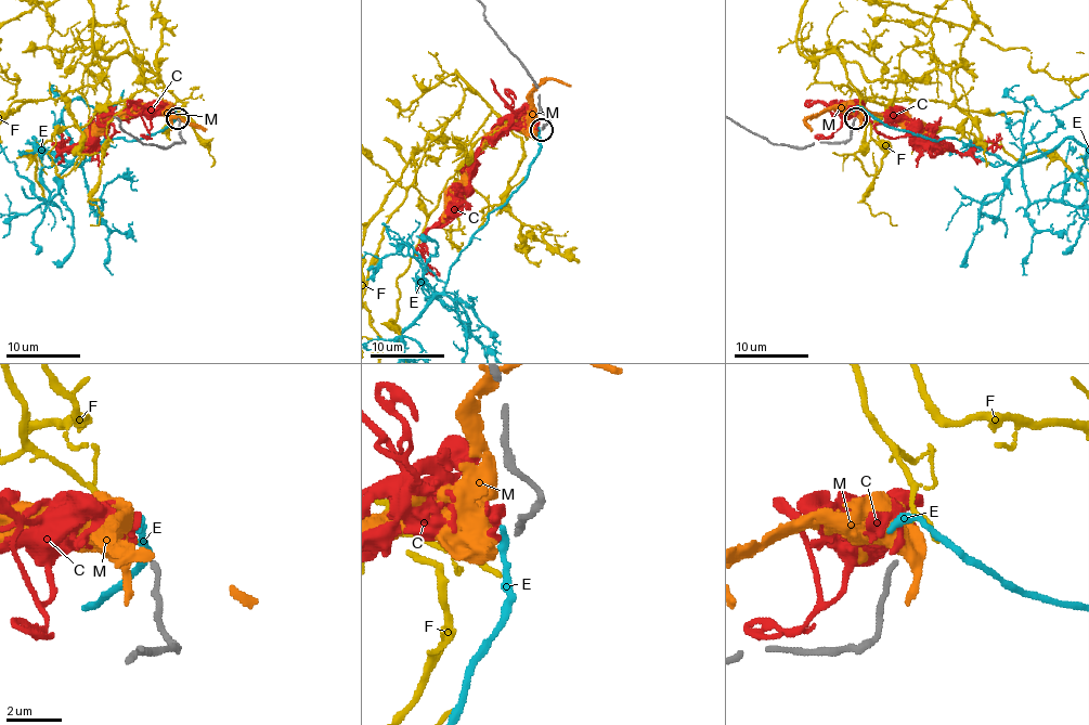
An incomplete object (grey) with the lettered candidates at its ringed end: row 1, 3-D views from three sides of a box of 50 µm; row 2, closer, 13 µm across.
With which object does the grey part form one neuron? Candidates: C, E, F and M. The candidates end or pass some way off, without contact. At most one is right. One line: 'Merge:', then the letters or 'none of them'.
Merge: none of them

